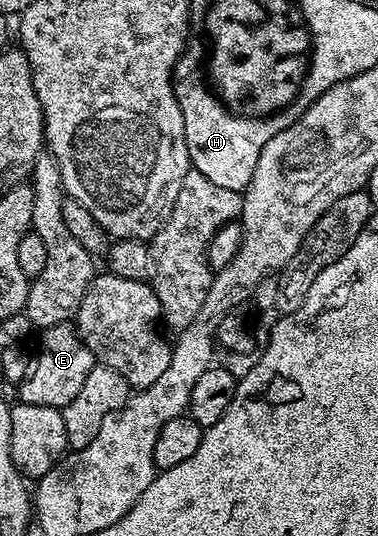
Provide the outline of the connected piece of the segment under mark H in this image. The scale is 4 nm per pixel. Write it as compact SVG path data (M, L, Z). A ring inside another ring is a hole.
M188 41L187 49L184 50L182 56L179 58L178 64L175 65L175 72L173 75L174 79L179 82L181 82L181 80L187 80L187 79L189 80L192 79L192 81L197 82L193 86L193 90L195 92L195 102L191 103L190 106L189 104L188 106L183 106L181 110L181 116L185 120L185 144L189 148L189 156L191 157L191 164L194 170L196 170L197 172L201 172L201 176L209 176L209 180L213 180L213 184L221 184L221 188L229 188L230 190L233 190L233 184L235 184L235 172L253 172L253 168L257 168L257 160L261 156L261 148L265 148L265 144L267 143L267 141L270 140L272 136L275 135L276 131L283 129L285 122L284 119L281 120L279 118L273 118L269 122L261 122L255 116L251 117L250 119L246 118L246 116L243 115L243 112L237 112L241 114L231 114L230 108L232 109L232 107L228 105L226 101L224 101L225 103L218 102L217 99L212 98L208 86L205 83L203 83L203 81L205 81L206 78L210 79L212 77L213 66L207 66L207 64L201 64L201 66L199 66L199 70L195 72L195 64L197 64L197 58L199 58L199 54L201 54L201 50L199 50L199 46L194 46L194 44Z

